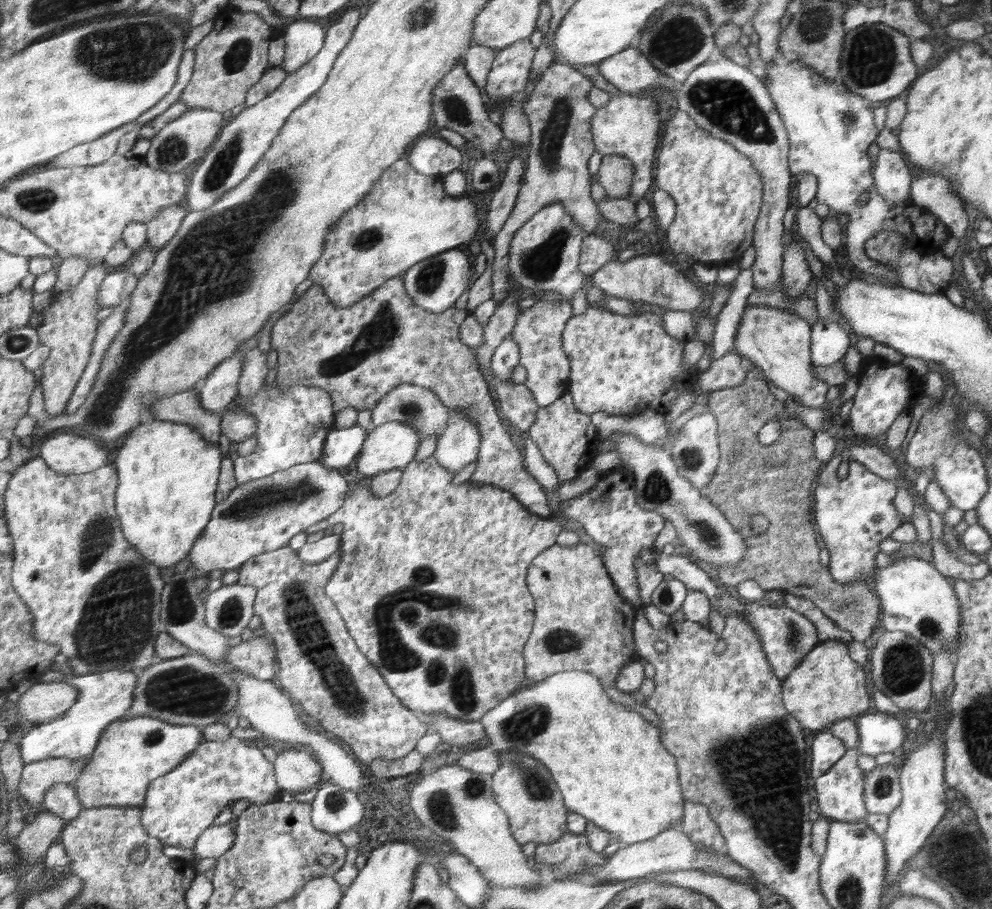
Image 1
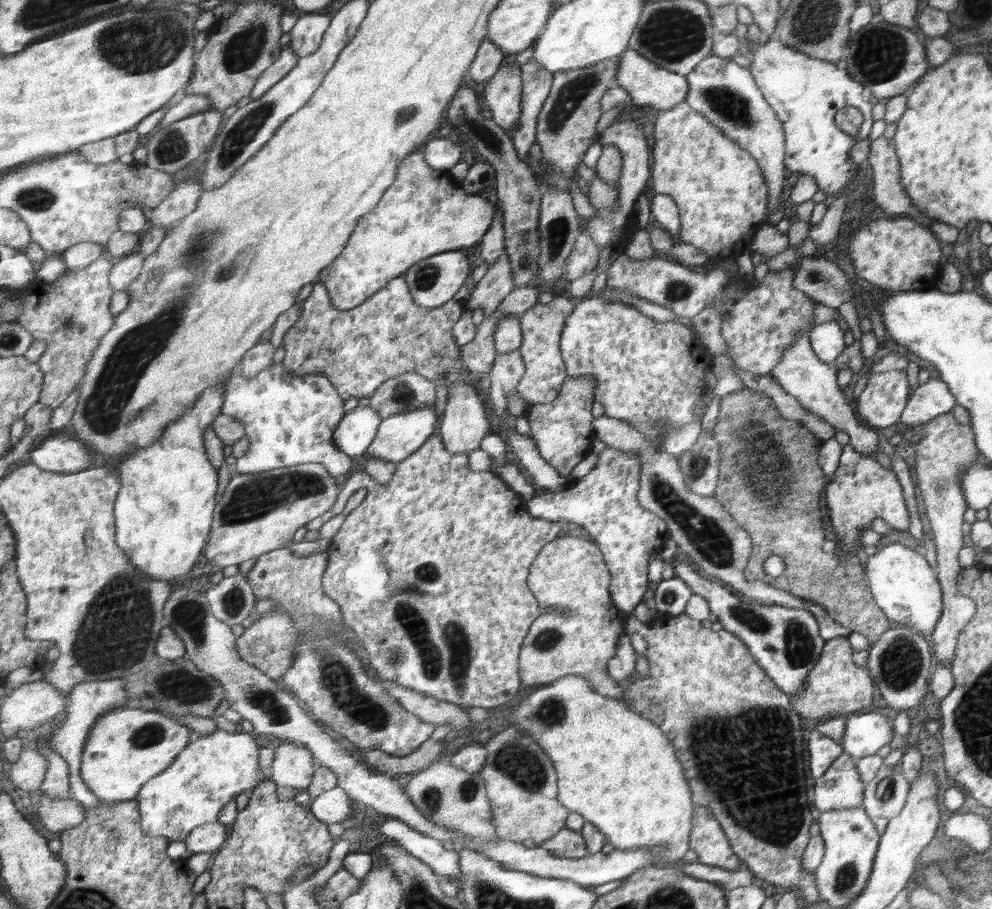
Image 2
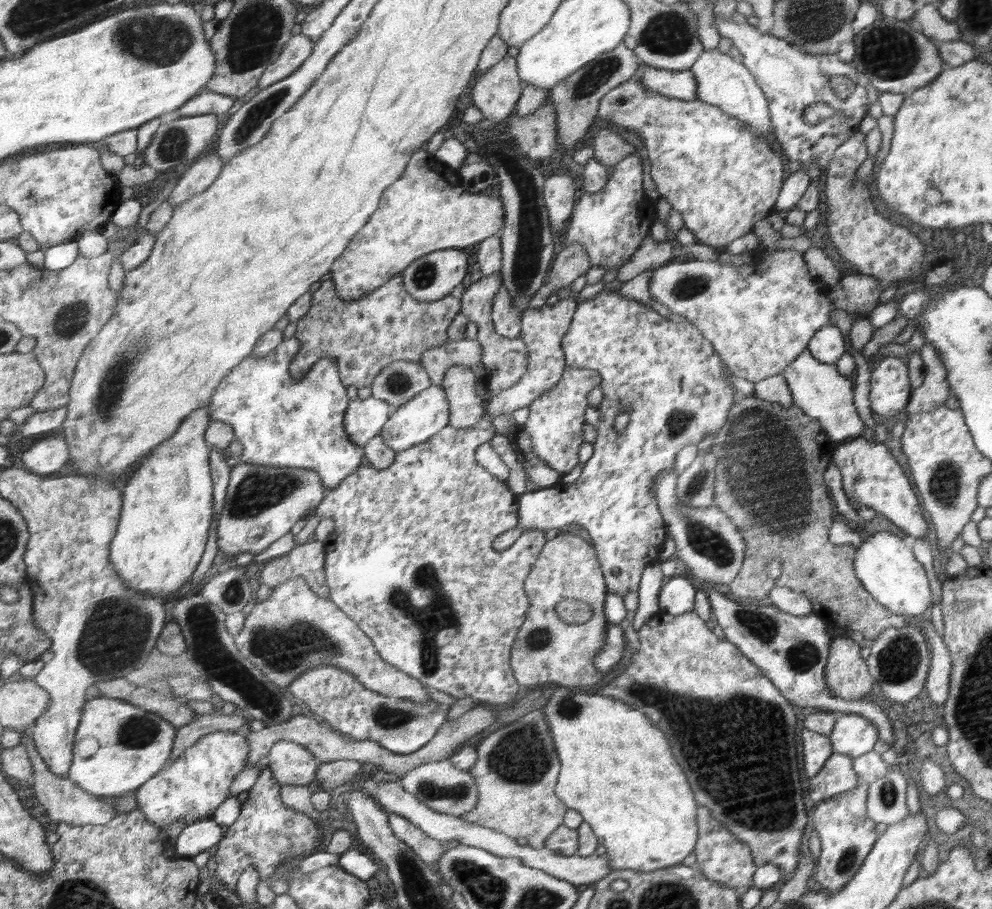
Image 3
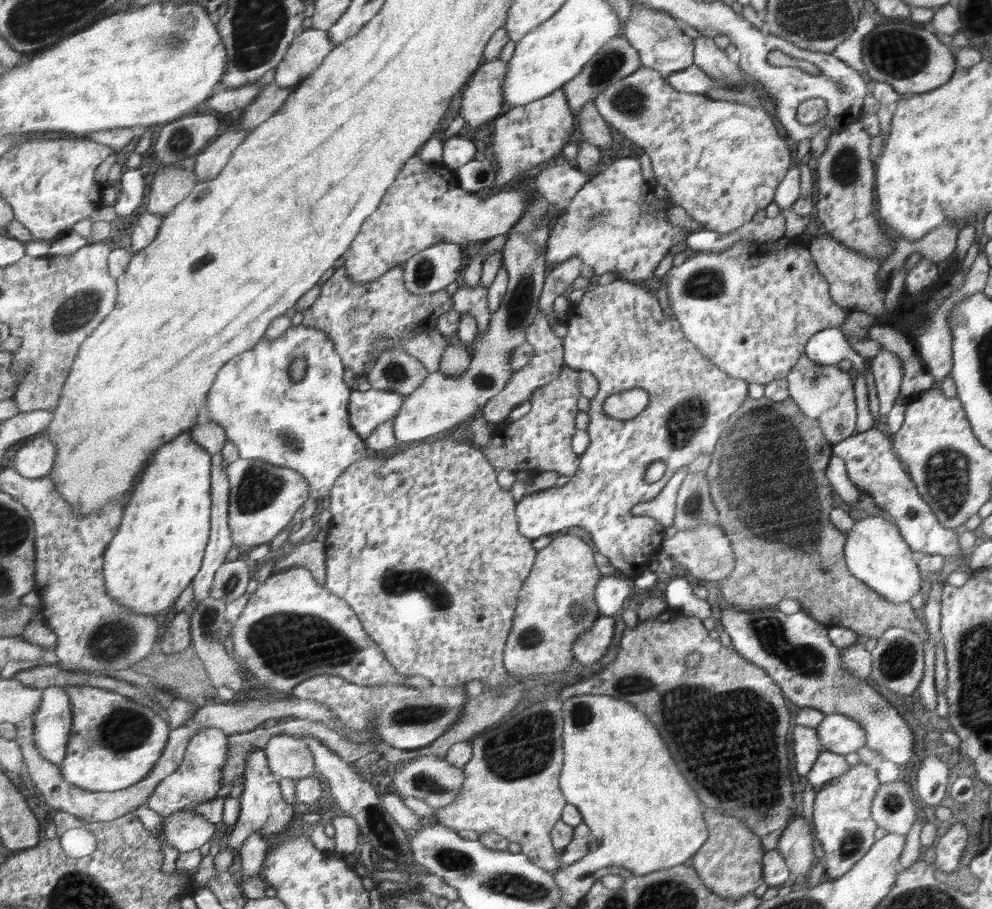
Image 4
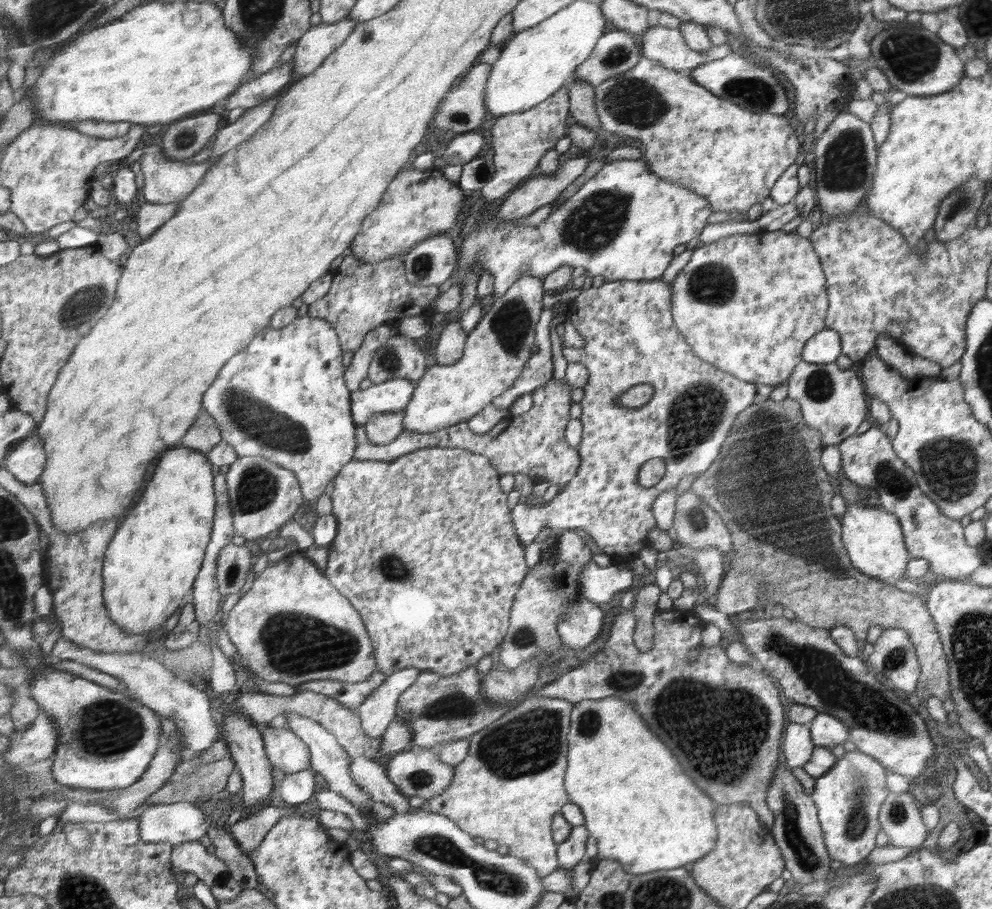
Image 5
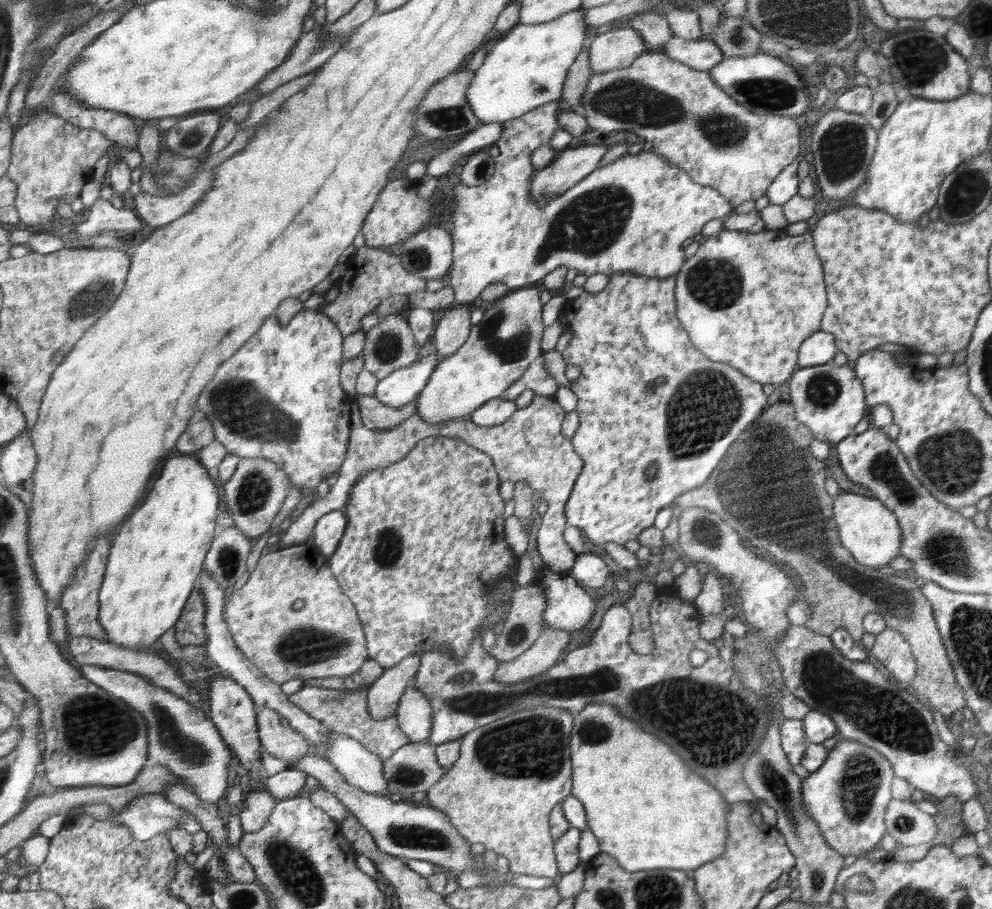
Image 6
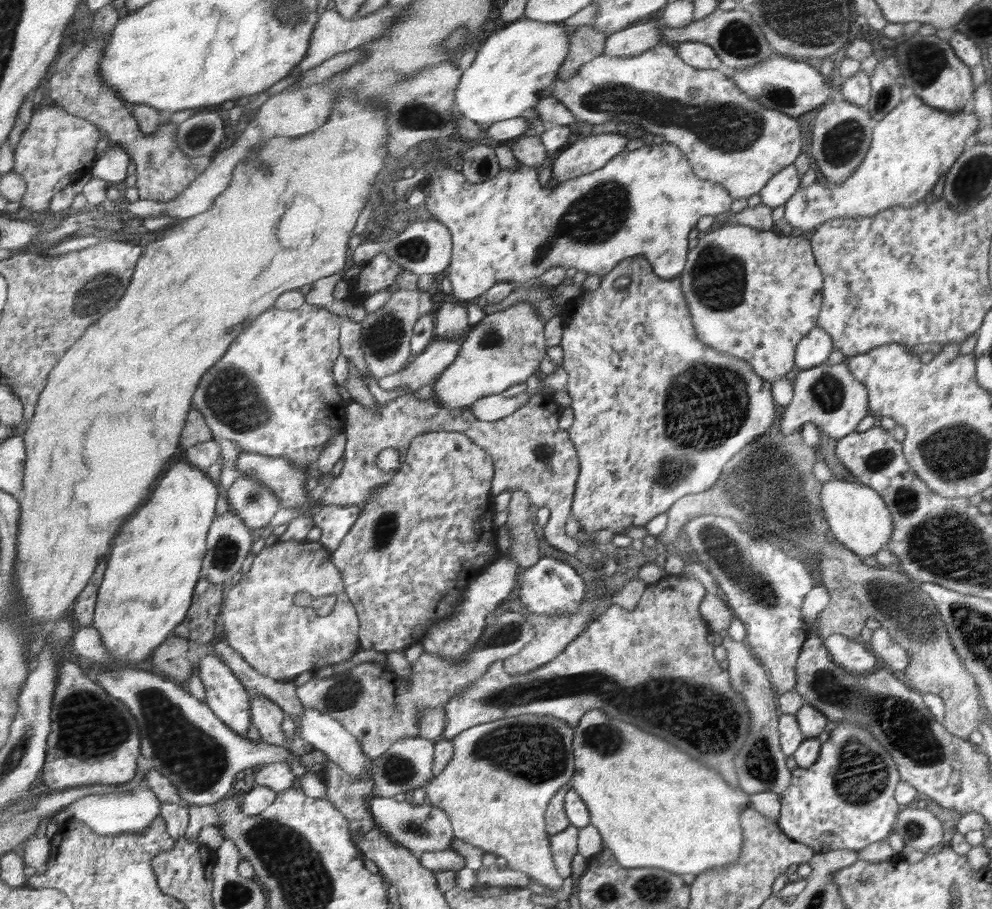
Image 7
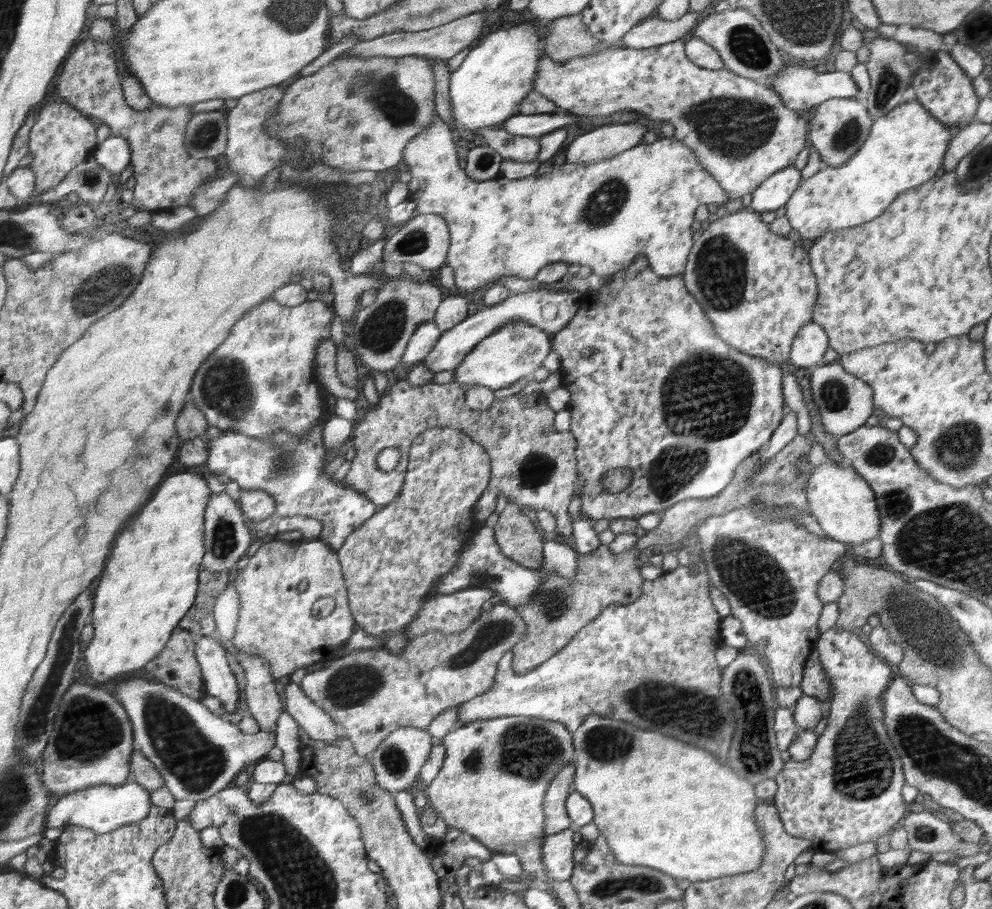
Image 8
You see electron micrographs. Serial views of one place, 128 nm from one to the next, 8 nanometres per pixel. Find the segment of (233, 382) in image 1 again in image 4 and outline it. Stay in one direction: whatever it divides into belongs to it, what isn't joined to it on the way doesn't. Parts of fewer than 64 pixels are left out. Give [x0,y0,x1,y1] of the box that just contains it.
[105,430,213,618]

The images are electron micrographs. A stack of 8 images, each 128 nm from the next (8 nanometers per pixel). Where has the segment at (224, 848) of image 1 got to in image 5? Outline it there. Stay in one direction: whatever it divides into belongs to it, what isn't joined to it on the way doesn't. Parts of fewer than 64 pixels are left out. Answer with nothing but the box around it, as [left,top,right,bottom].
[136,802,211,846]

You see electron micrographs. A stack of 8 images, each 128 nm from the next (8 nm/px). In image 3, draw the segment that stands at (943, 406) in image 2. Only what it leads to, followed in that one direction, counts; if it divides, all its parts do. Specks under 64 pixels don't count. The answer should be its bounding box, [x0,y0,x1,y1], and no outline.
[905,342,951,414]

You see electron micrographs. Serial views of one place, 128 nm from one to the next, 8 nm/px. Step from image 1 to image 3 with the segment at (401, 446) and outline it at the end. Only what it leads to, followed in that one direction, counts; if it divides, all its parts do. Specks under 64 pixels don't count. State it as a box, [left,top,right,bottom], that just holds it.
[378,384,450,452]

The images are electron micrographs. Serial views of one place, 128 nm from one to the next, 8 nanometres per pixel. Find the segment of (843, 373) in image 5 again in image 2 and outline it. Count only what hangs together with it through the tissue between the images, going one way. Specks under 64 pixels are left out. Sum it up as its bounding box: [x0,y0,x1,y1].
[769,334,878,454]

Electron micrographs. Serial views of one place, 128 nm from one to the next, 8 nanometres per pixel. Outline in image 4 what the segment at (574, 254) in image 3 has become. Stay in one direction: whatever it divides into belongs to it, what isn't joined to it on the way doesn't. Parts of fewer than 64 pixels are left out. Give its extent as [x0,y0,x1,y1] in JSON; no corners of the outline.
[539,257,584,340]

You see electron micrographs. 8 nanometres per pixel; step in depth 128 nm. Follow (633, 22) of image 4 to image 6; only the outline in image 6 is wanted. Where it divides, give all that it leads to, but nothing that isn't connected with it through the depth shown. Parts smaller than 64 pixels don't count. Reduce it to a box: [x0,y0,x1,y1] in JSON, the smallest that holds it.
[658,37,724,70]

